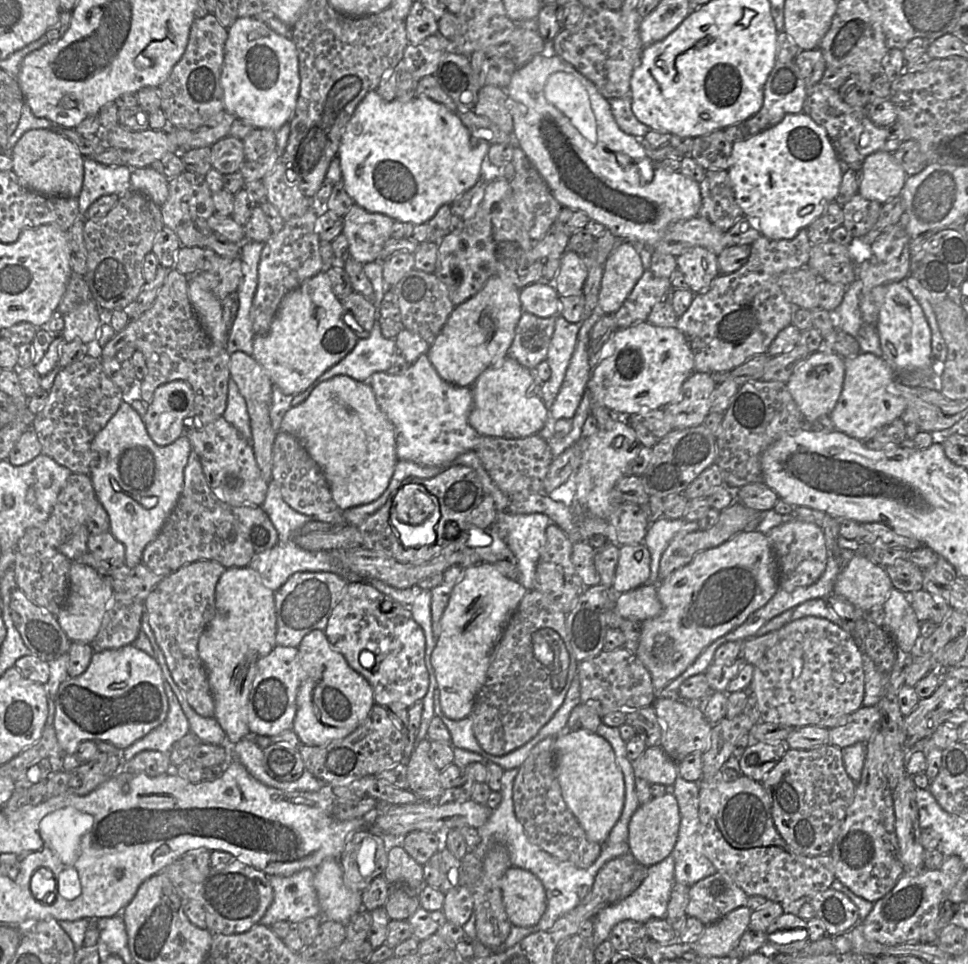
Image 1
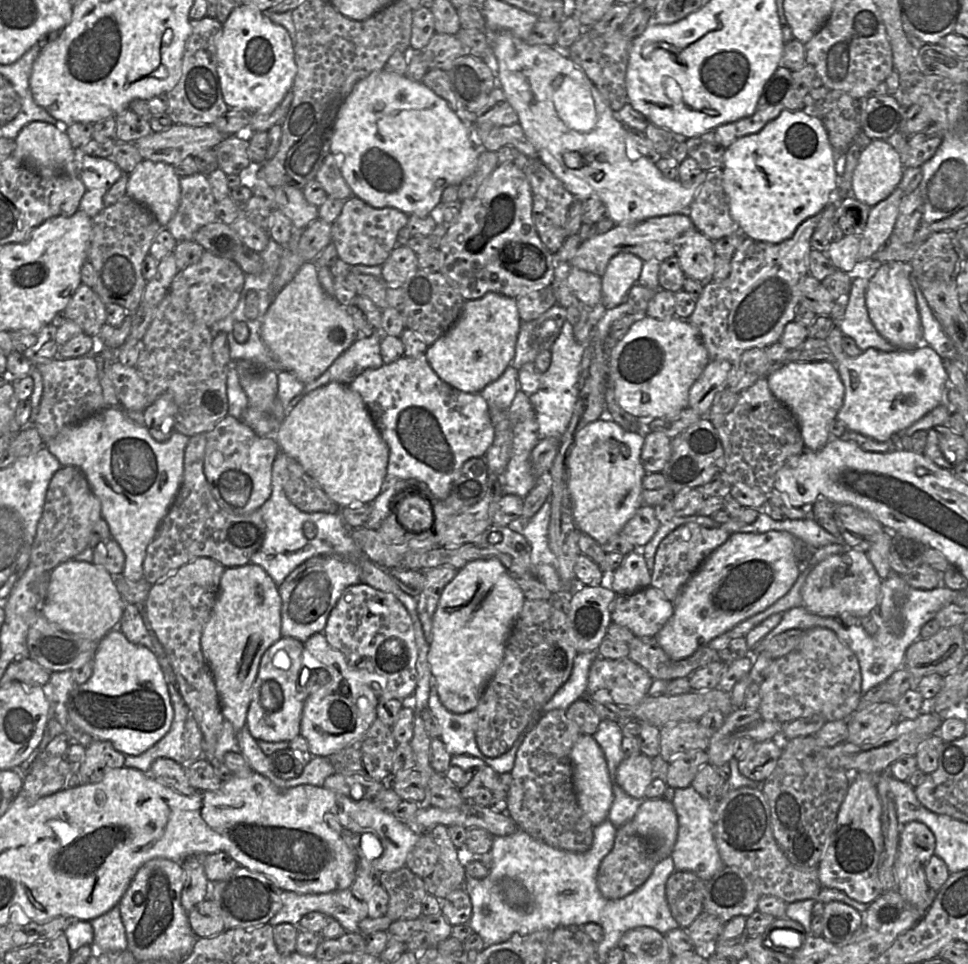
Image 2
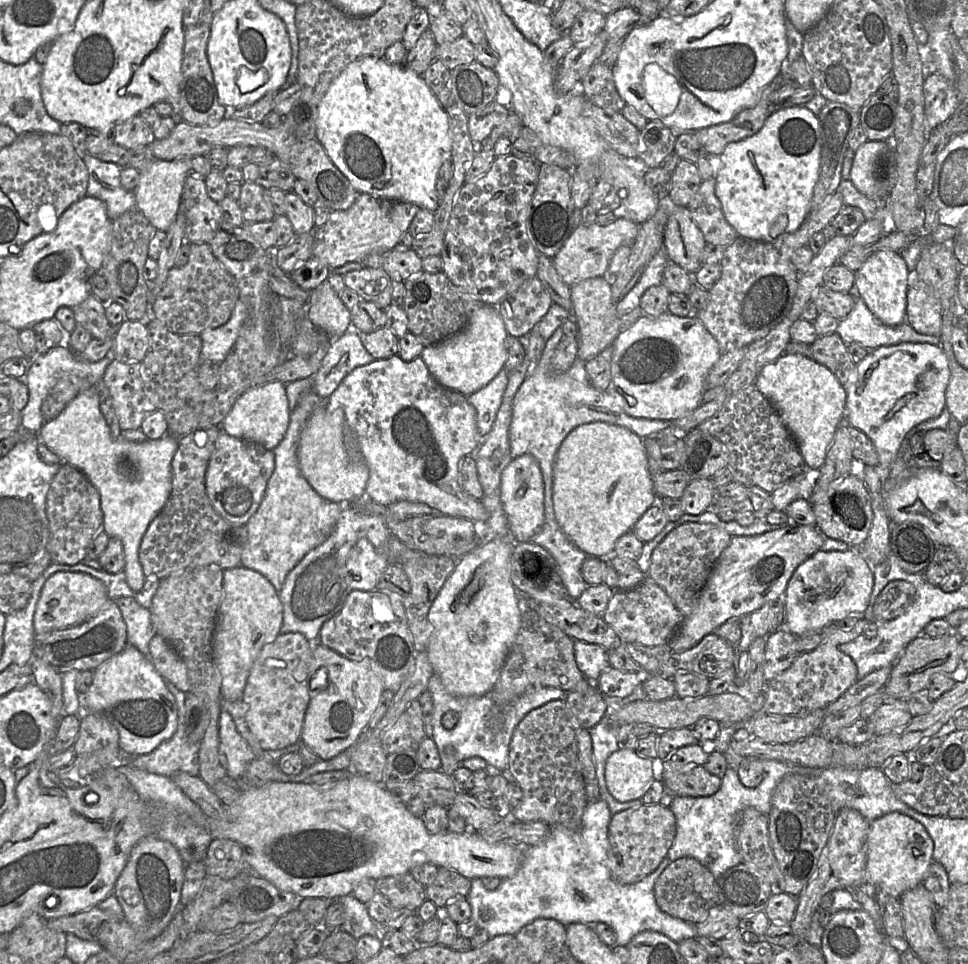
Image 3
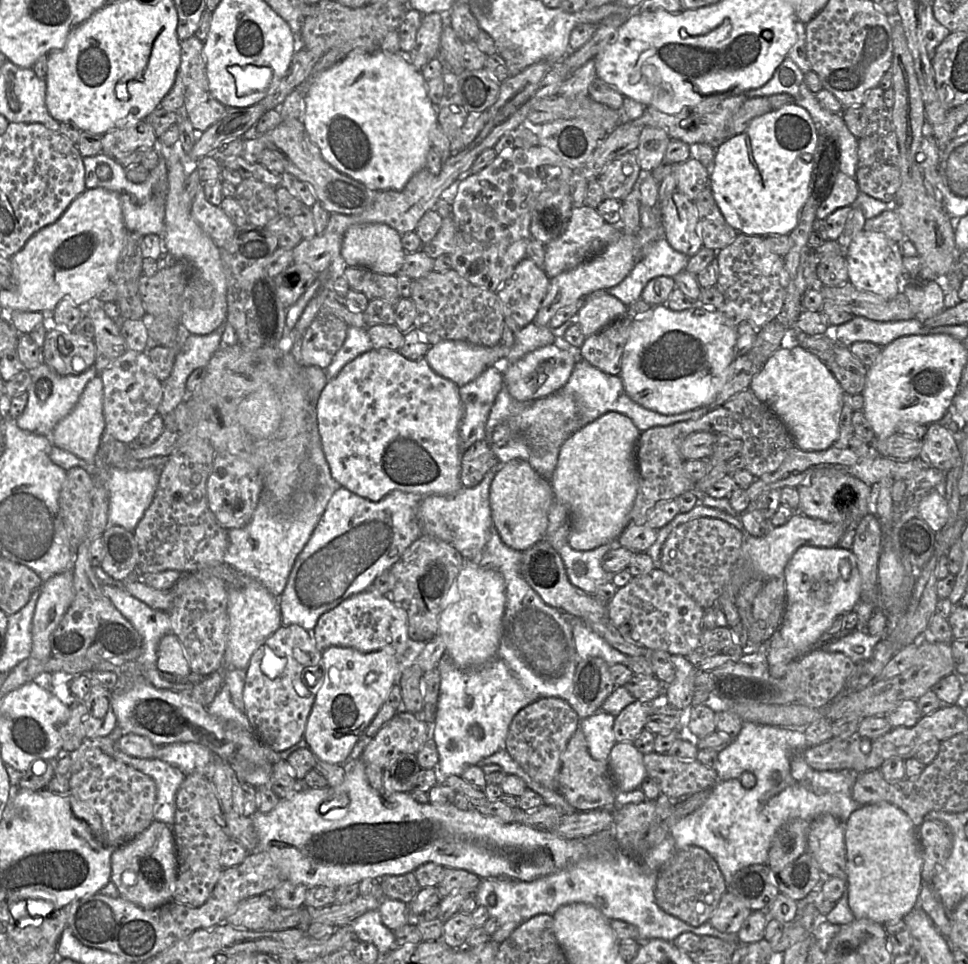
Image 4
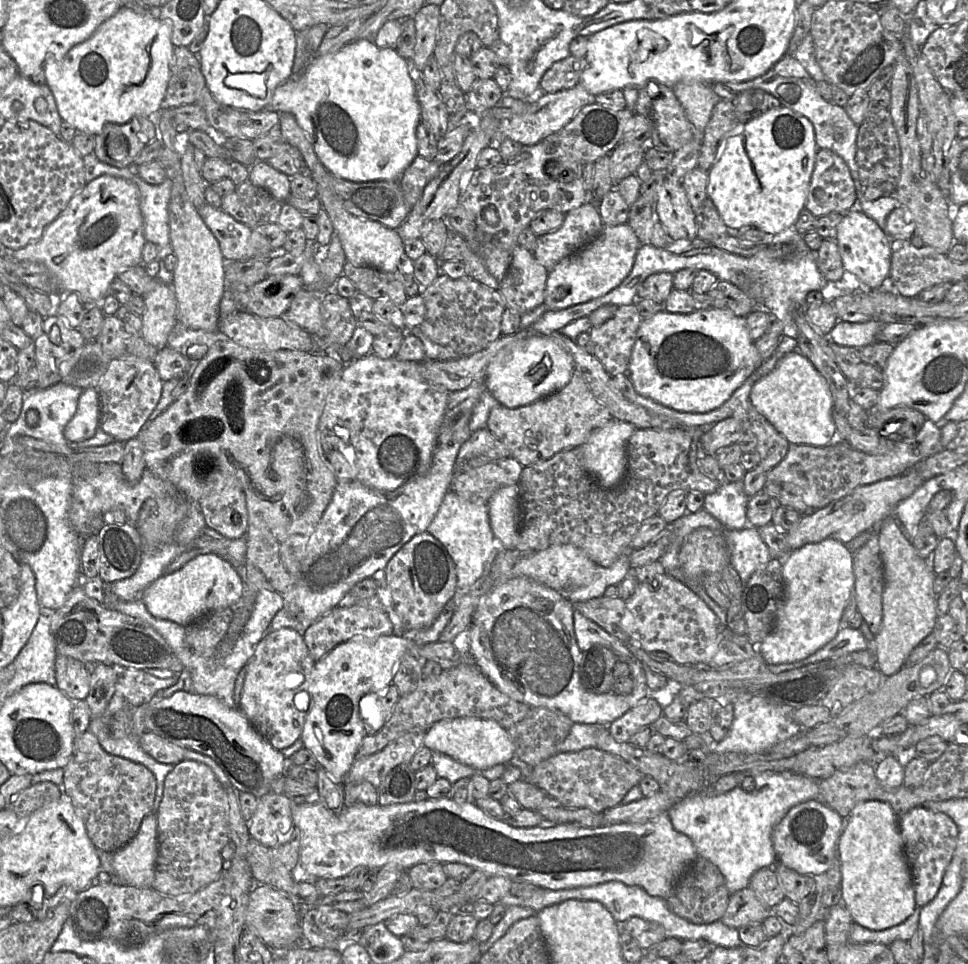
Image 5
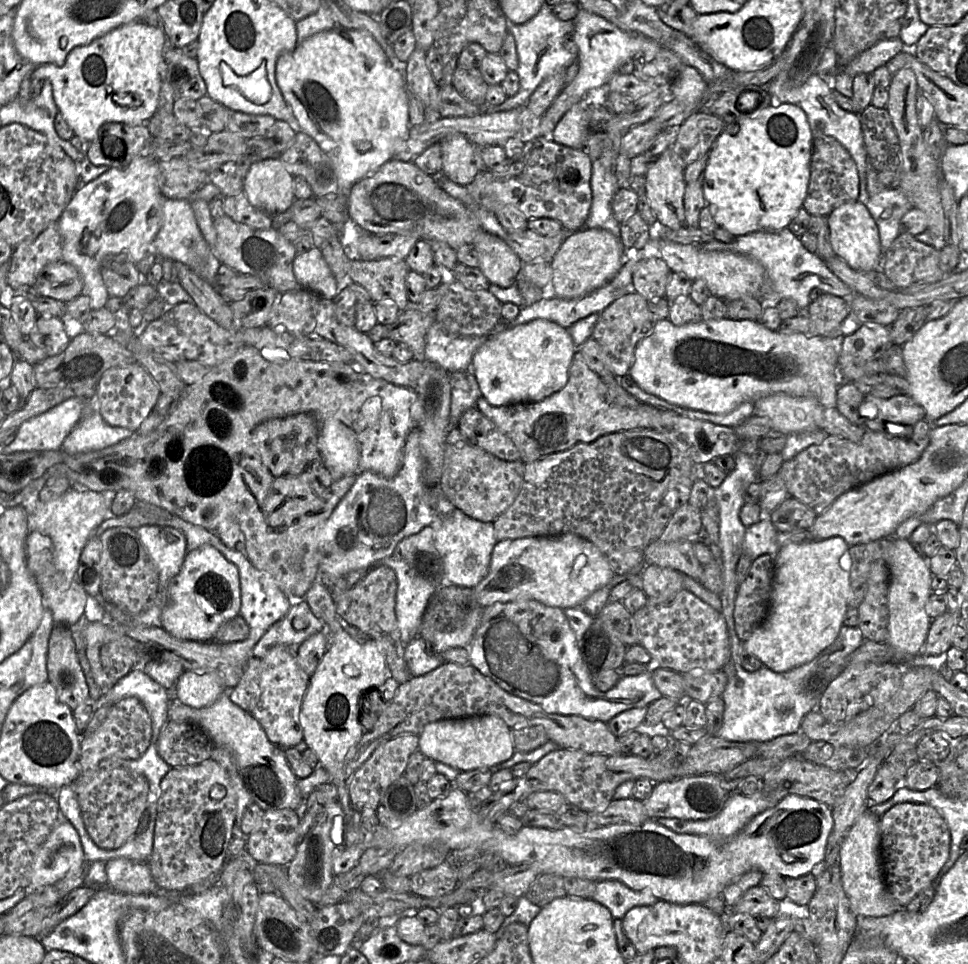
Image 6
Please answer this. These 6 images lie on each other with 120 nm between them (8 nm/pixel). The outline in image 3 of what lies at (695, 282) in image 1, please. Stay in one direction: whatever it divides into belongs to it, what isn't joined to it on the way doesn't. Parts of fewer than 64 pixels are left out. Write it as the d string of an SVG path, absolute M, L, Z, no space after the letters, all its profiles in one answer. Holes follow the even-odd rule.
M672 205L664 230L663 250L669 261L694 275L702 266L706 241L685 206Z

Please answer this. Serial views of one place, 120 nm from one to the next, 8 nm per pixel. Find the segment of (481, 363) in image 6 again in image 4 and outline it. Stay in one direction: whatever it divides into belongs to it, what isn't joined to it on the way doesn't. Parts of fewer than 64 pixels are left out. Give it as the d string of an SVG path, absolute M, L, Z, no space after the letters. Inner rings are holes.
M555 344L542 346L509 364L503 371L503 385L516 400L533 402L559 392L569 380L575 363L573 354L568 350Z

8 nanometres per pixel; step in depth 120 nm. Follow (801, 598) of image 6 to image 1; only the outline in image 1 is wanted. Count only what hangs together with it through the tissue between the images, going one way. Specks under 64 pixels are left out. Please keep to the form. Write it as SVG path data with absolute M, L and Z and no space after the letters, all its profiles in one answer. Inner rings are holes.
M857 552L841 568L832 594L843 597L857 610L870 612L873 608L883 607L892 589L892 581L885 569L873 563L861 552Z

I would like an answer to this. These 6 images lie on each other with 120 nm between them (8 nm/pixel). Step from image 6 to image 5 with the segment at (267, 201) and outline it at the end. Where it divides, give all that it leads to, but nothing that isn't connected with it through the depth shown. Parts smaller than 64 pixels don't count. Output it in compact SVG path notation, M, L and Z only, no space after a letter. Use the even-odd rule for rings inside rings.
M257 161L250 169L250 182L268 191L281 202L286 202L291 195L291 177L274 169L265 161Z

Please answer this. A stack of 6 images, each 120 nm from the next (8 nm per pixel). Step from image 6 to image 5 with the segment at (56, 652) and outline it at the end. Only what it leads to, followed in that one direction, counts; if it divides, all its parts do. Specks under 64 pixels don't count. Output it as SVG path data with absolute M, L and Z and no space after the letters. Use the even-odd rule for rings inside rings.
M57 653L54 666L55 686L74 702L84 700L90 686L90 673L85 664Z

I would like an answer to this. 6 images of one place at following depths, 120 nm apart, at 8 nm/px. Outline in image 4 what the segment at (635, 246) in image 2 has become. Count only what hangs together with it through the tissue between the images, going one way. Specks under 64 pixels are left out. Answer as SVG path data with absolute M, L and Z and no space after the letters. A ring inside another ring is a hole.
M585 205L573 207L564 233L544 246L544 271L551 279L565 271L574 269L585 261L599 255L609 245L616 242L621 234L620 226L608 224L598 213L597 209Z

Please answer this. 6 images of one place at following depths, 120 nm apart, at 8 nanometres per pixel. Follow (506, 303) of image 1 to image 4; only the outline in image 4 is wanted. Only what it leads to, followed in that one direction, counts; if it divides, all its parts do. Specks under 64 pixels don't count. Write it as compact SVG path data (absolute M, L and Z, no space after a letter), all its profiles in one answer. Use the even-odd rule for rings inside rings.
M443 340L430 346L425 359L437 374L461 387L497 363L508 350L502 343L487 347L462 340Z

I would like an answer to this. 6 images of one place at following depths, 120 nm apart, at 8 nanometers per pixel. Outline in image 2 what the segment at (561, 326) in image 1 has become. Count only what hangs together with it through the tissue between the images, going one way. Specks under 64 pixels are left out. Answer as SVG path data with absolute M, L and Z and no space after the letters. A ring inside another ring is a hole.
M565 320L550 348L549 368L541 374L538 390L529 396L538 423L538 440L546 437L560 439L566 431L580 393L581 362L586 347L586 343L575 339L573 325Z

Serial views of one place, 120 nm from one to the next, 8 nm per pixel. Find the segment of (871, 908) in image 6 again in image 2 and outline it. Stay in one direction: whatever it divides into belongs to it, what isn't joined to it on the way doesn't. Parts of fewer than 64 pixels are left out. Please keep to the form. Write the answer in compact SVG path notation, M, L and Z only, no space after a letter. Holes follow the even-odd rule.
M908 822L902 825L899 836L899 859L903 863L918 860L925 866L935 852L935 836L921 822Z

